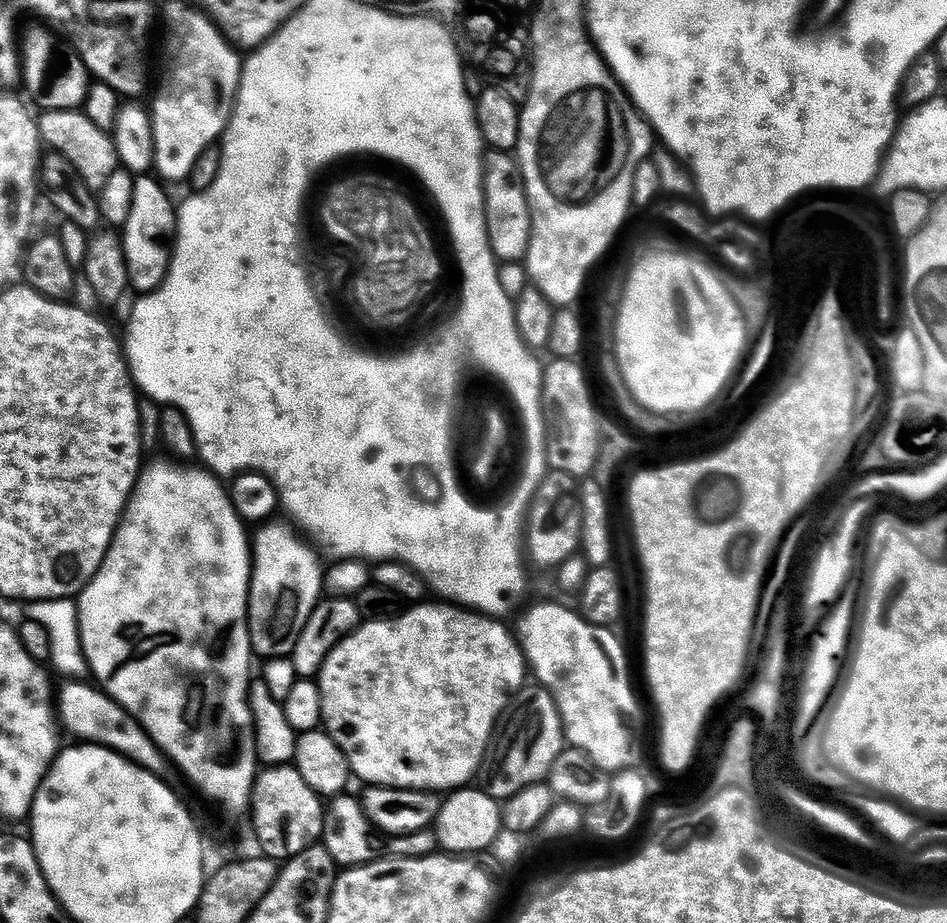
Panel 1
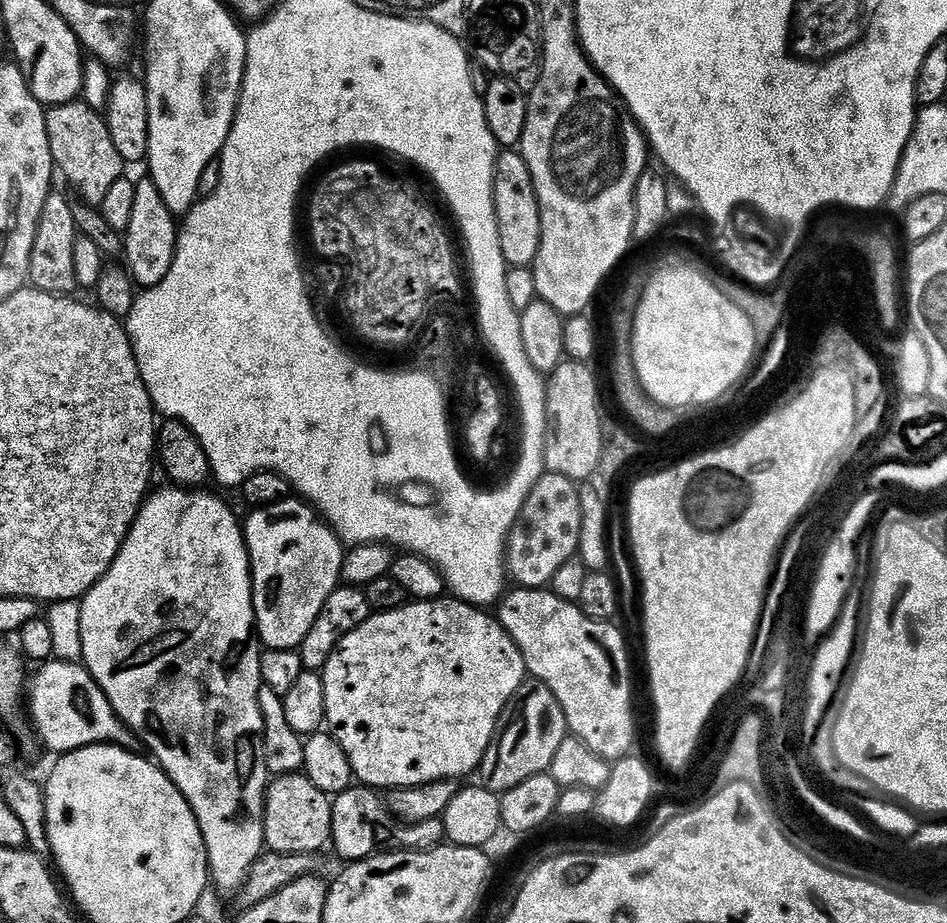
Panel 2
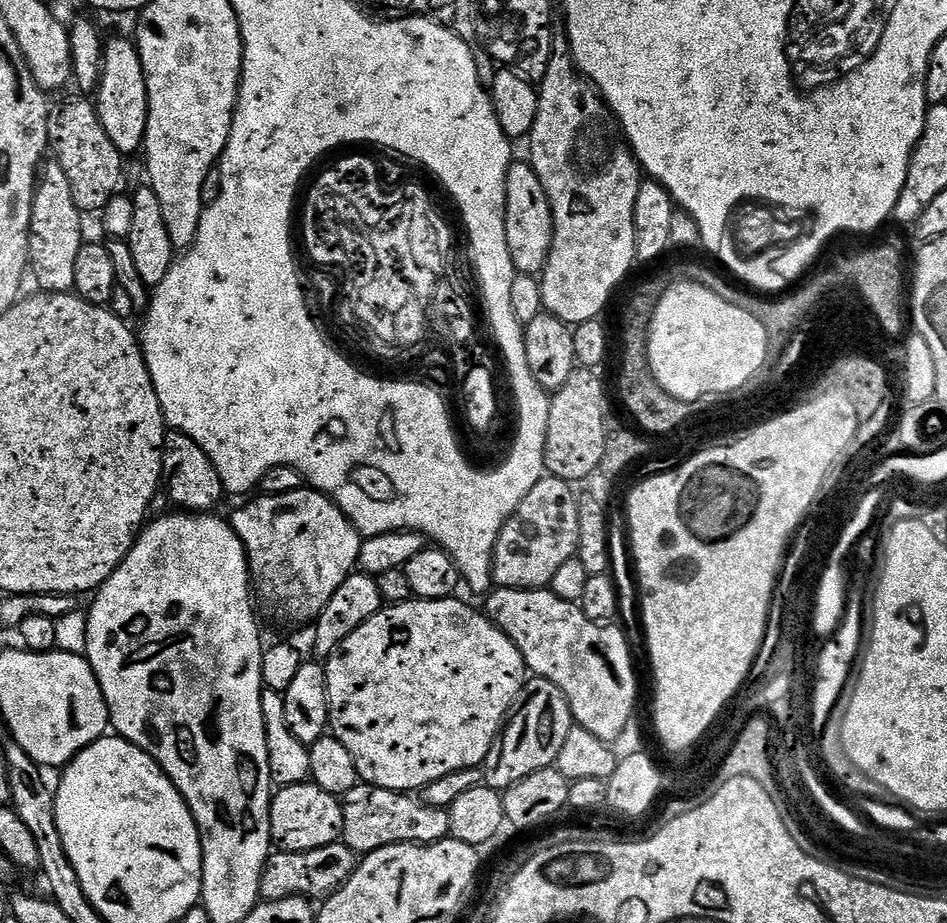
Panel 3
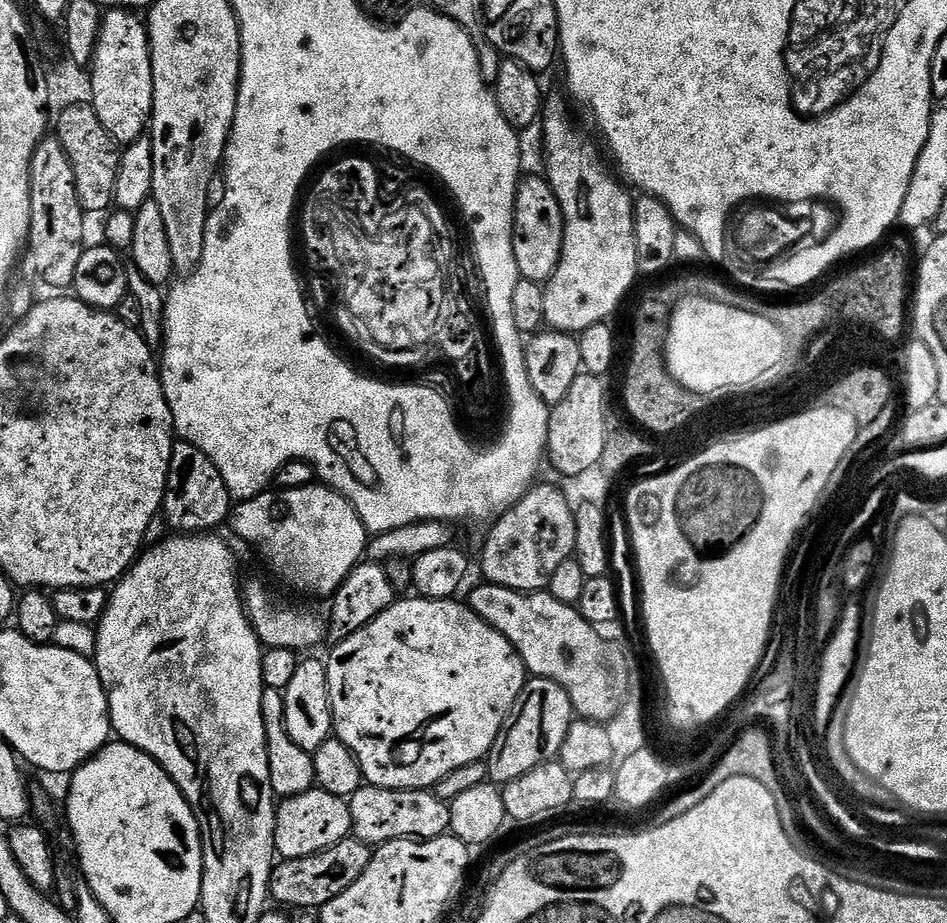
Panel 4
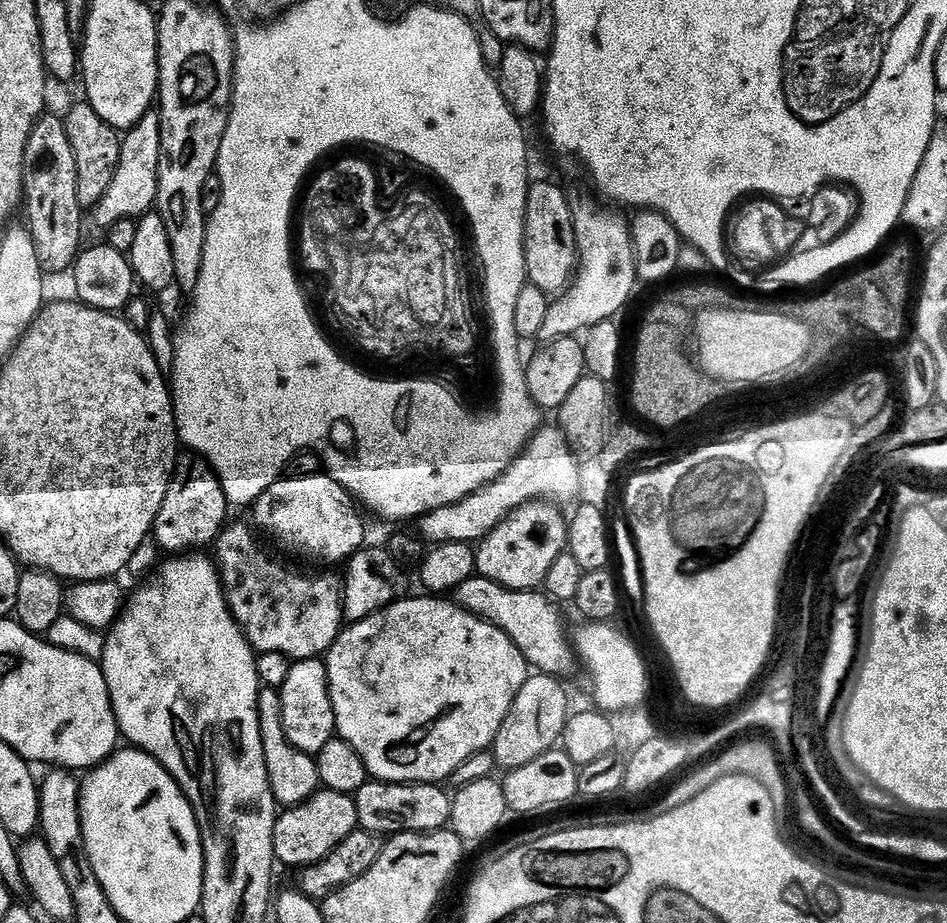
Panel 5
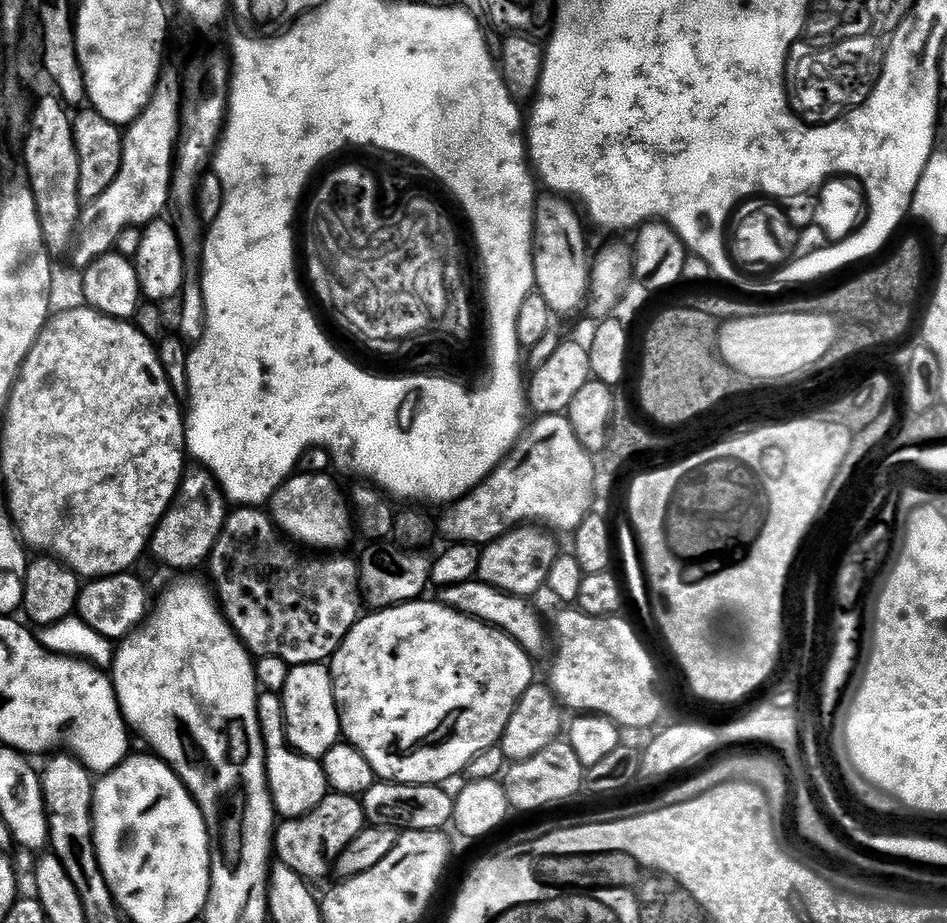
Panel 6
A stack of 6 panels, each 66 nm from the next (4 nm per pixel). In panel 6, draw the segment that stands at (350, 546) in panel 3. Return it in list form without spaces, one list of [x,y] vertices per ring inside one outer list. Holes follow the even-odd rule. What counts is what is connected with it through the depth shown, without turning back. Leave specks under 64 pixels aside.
[[[303,473],[289,477],[272,496],[268,510],[273,523],[293,541],[324,548],[326,552],[345,549],[342,547],[352,536],[350,508],[335,482],[326,474],[312,476]]]

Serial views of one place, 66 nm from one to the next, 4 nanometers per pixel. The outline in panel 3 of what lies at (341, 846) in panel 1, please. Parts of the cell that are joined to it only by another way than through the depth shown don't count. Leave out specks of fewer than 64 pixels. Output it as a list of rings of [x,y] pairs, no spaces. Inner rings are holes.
[[[361,782],[343,796],[342,803],[342,843],[357,854],[395,844],[433,844],[435,840],[446,840],[450,836],[448,809],[425,804],[423,799],[407,792],[391,792]]]

